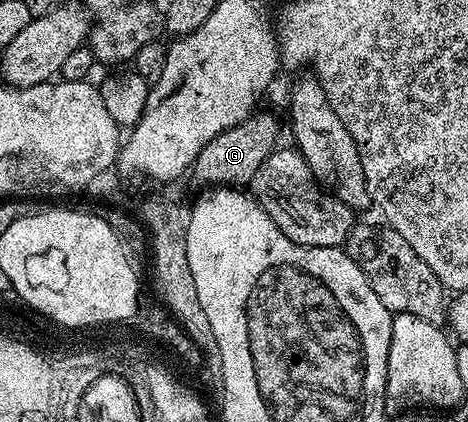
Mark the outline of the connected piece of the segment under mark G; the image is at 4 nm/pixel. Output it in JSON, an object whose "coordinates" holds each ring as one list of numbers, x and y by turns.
{"coordinates":[[252,113,245,121,233,125,233,129,225,129,225,133,219,133,213,141,209,141,209,145,205,145,205,149,201,149,193,168,193,176,200,183,200,188,222,185,239,189,250,184,253,173,261,169,265,157,276,150,275,138,279,135,278,121,271,115,259,114]]}

